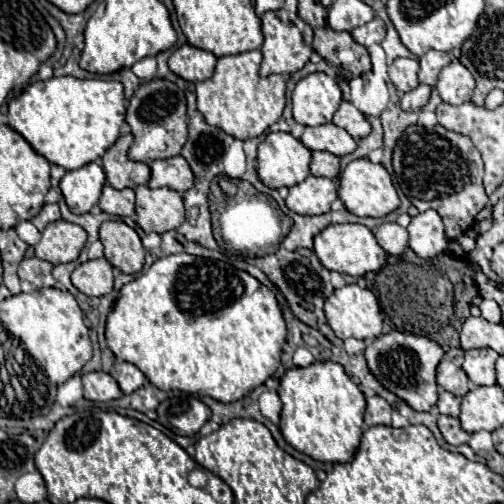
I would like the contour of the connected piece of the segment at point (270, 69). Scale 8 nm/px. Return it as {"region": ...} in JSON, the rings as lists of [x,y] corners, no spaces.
{"region":[[[278,9],[278,11],[268,11],[262,17],[262,33],[264,33],[264,43],[262,43],[262,65],[260,65],[260,75],[290,75],[306,65],[312,53],[312,27],[304,23],[294,9]]]}

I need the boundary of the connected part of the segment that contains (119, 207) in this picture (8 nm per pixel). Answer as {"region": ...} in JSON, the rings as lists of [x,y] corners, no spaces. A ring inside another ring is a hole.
{"region":[[[104,185],[100,197],[100,209],[118,217],[128,217],[134,213],[134,191],[132,189],[114,189],[112,185]]]}

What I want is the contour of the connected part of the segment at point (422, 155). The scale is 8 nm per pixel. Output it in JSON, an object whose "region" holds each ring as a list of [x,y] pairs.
{"region":[[[410,125],[400,137],[392,159],[404,195],[414,207],[418,207],[418,211],[436,209],[444,219],[450,239],[472,227],[474,215],[486,205],[488,195],[482,187],[482,157],[466,135],[448,131],[442,125],[432,127],[432,131],[426,131],[420,125]]]}

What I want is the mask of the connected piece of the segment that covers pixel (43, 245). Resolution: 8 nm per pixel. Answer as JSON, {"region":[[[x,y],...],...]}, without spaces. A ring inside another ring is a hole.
{"region":[[[60,219],[56,223],[48,223],[48,227],[42,231],[42,239],[36,245],[36,257],[54,265],[70,263],[78,259],[84,243],[86,231],[76,223]]]}

